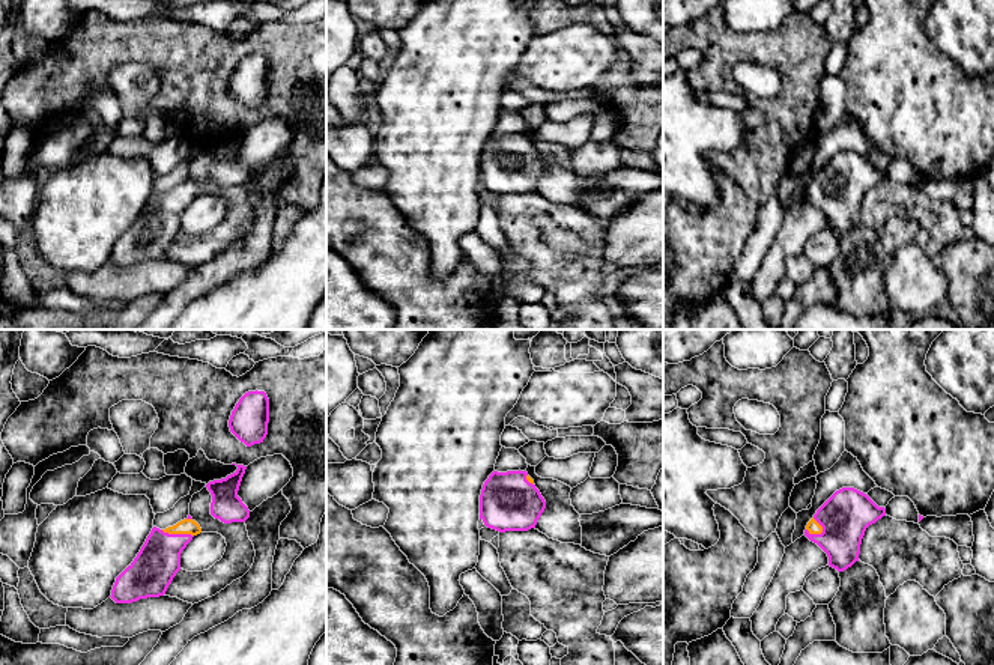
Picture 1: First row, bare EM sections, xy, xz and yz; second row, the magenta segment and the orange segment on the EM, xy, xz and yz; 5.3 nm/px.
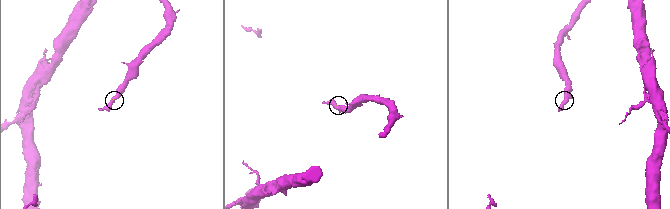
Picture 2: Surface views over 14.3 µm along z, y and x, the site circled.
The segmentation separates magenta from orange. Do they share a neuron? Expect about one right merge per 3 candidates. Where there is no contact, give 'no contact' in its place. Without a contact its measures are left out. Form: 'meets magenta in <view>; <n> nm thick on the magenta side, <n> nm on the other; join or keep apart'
meets magenta in xy; 240 nm thick on the magenta side, 80 nm on the other; join

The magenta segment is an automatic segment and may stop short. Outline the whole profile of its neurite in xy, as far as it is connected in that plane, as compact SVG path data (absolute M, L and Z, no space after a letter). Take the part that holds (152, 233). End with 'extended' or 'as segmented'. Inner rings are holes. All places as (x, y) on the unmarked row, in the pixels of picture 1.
M189 178L165 193L153 190L134 224L116 241L110 260L116 266L132 266L164 259L180 233L182 214L200 196Z; extended

